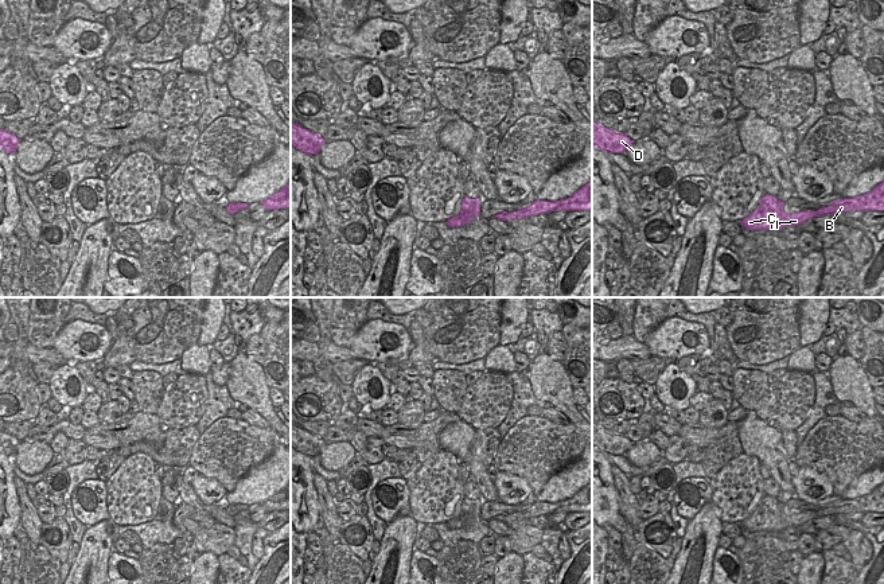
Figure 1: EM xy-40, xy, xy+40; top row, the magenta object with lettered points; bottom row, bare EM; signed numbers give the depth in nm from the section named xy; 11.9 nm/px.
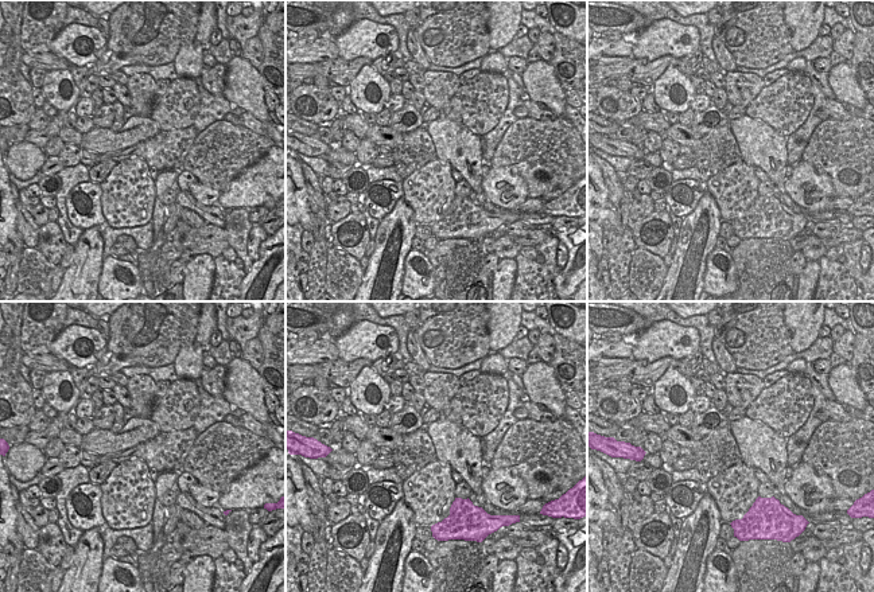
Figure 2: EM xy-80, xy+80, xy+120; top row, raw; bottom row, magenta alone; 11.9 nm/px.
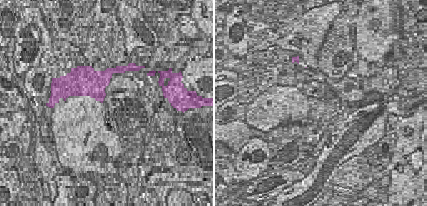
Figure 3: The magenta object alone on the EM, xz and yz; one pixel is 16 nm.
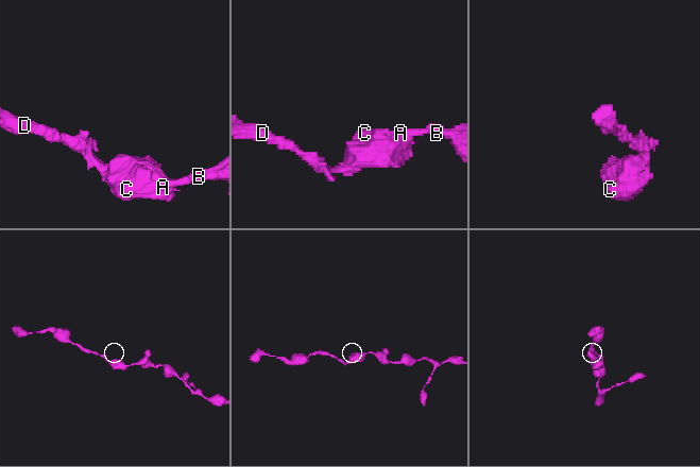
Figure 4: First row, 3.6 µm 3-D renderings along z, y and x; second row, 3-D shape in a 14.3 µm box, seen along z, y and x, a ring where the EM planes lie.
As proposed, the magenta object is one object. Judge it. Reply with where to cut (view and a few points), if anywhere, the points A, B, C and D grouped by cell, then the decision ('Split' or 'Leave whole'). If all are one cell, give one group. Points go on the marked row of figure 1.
No split. Groups: A B C D. Leave whole

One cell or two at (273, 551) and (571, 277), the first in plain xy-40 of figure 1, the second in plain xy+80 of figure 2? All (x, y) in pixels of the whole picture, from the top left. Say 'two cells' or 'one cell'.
one cell

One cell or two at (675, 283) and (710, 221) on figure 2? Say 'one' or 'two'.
one

